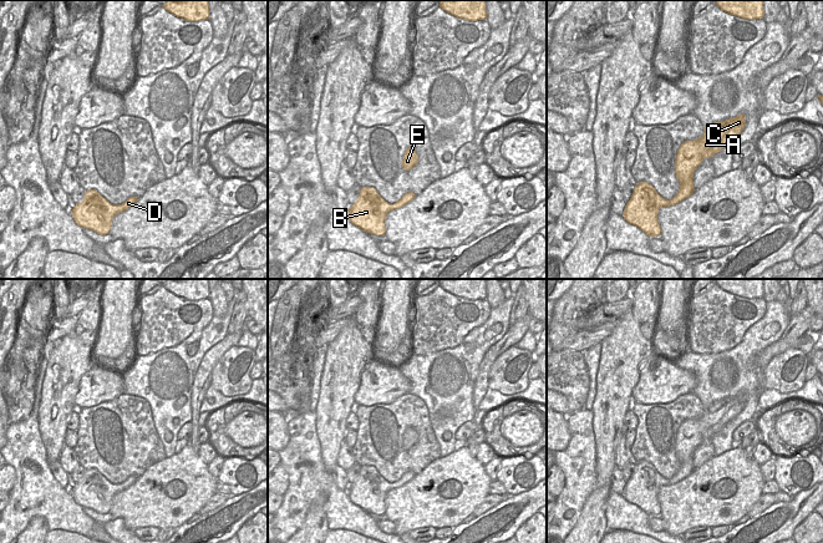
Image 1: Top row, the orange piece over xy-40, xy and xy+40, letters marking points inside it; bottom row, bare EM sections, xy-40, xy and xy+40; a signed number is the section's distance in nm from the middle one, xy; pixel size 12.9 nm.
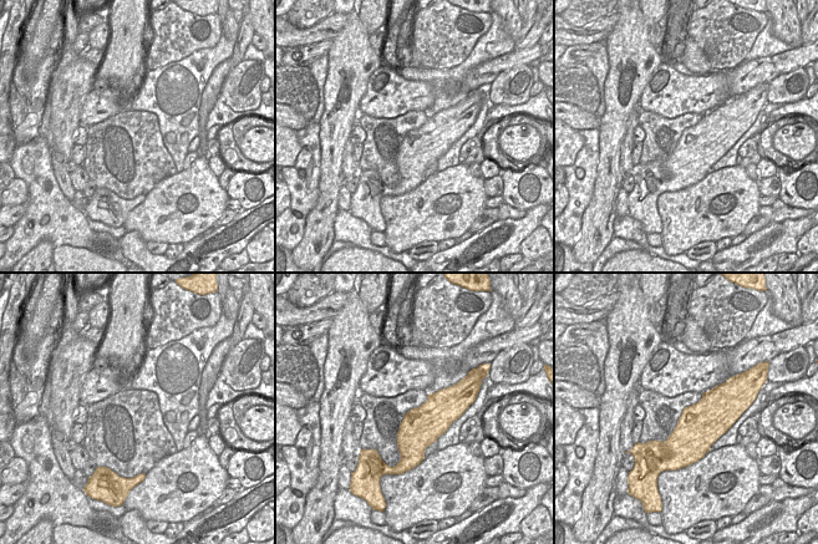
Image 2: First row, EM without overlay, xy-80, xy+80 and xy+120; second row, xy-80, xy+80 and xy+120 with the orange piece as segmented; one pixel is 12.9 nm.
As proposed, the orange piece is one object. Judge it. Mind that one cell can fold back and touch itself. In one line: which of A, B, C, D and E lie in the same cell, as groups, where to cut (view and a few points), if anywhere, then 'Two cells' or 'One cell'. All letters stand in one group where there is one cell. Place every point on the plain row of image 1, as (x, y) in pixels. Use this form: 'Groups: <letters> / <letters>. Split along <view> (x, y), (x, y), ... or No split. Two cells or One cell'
Groups: A B C D E. No split. One cell.

